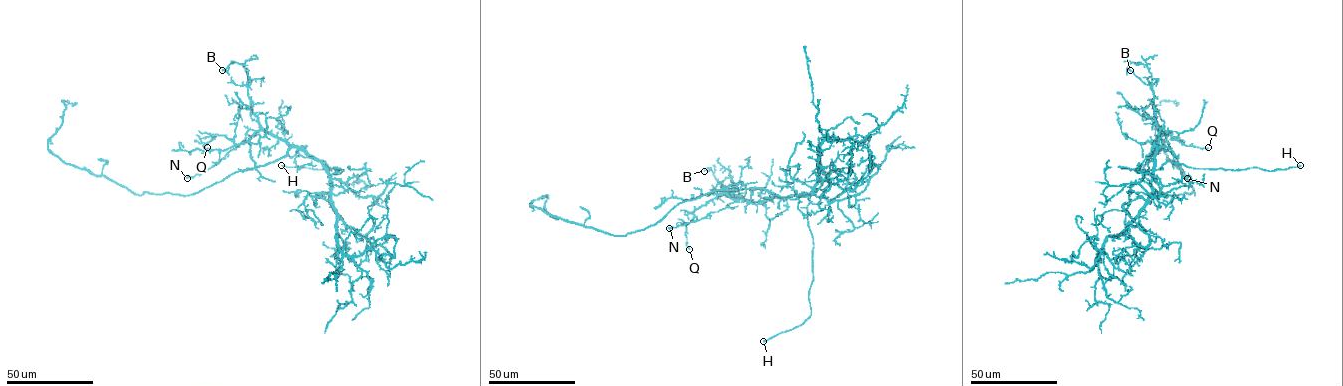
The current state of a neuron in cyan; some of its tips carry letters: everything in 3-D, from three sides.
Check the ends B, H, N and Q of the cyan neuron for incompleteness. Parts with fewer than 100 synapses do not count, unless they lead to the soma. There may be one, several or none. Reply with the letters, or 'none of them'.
H

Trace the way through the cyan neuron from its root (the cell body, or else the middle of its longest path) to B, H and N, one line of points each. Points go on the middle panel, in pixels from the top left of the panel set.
B: (733, 189), (723, 188), (736, 184), (731, 196), (743, 200), (730, 195), (711, 169), (704, 171)
H: (733, 189), (763, 188), (780, 198), (807, 195), (809, 201), (811, 315), (763, 341)
N: (733, 189), (723, 188), (736, 184), (731, 196), (738, 200), (727, 207), (710, 212), (698, 221), (669, 228)

